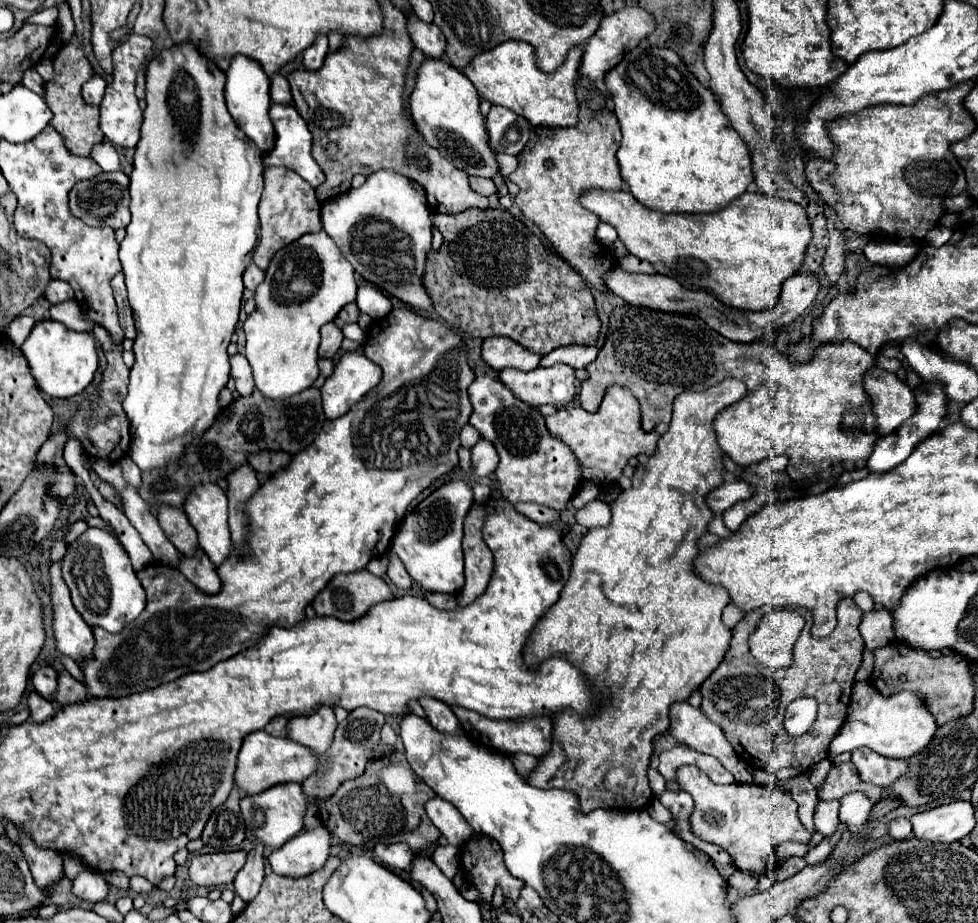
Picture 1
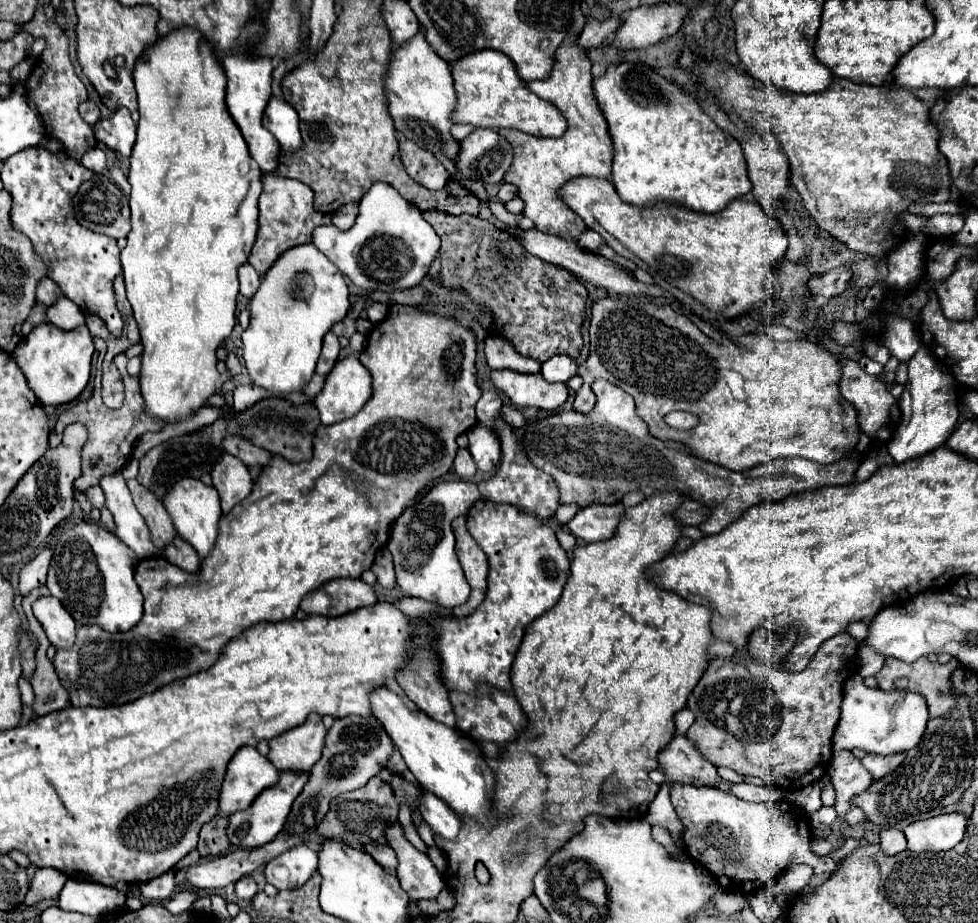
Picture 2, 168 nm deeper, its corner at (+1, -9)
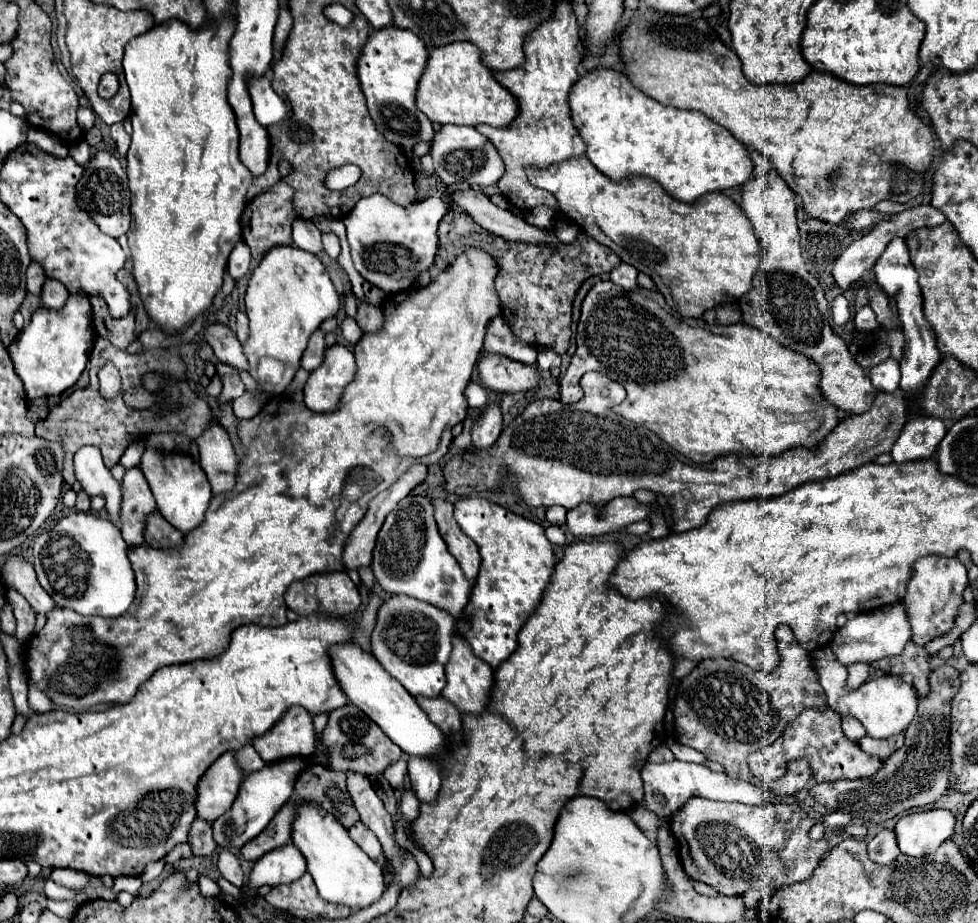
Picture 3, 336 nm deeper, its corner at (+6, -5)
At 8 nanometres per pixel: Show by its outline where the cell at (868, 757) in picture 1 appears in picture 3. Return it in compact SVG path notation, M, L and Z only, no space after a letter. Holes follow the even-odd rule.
M903 733L893 735L893 737L887 737L887 739L873 739L873 737L865 735L865 737L859 741L859 747L861 747L865 753L869 753L869 755L873 755L873 757L879 757L881 761L889 759L901 745L903 745Z

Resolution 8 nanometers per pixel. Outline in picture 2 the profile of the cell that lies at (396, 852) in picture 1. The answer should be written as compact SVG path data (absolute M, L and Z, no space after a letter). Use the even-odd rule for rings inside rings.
M368 843L366 845L366 853L372 855L386 871L394 873L396 871L396 865L398 865L398 859L396 859L396 853L388 847L388 845L380 845L380 843Z

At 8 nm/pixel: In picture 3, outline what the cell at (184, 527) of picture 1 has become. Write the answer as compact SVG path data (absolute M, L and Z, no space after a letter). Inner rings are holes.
M133 467L125 473L121 481L123 491L123 503L121 503L121 533L123 539L131 545L143 545L145 543L145 517L147 513L153 513L157 509L153 493L149 489L149 483L145 481L145 475L139 467Z

